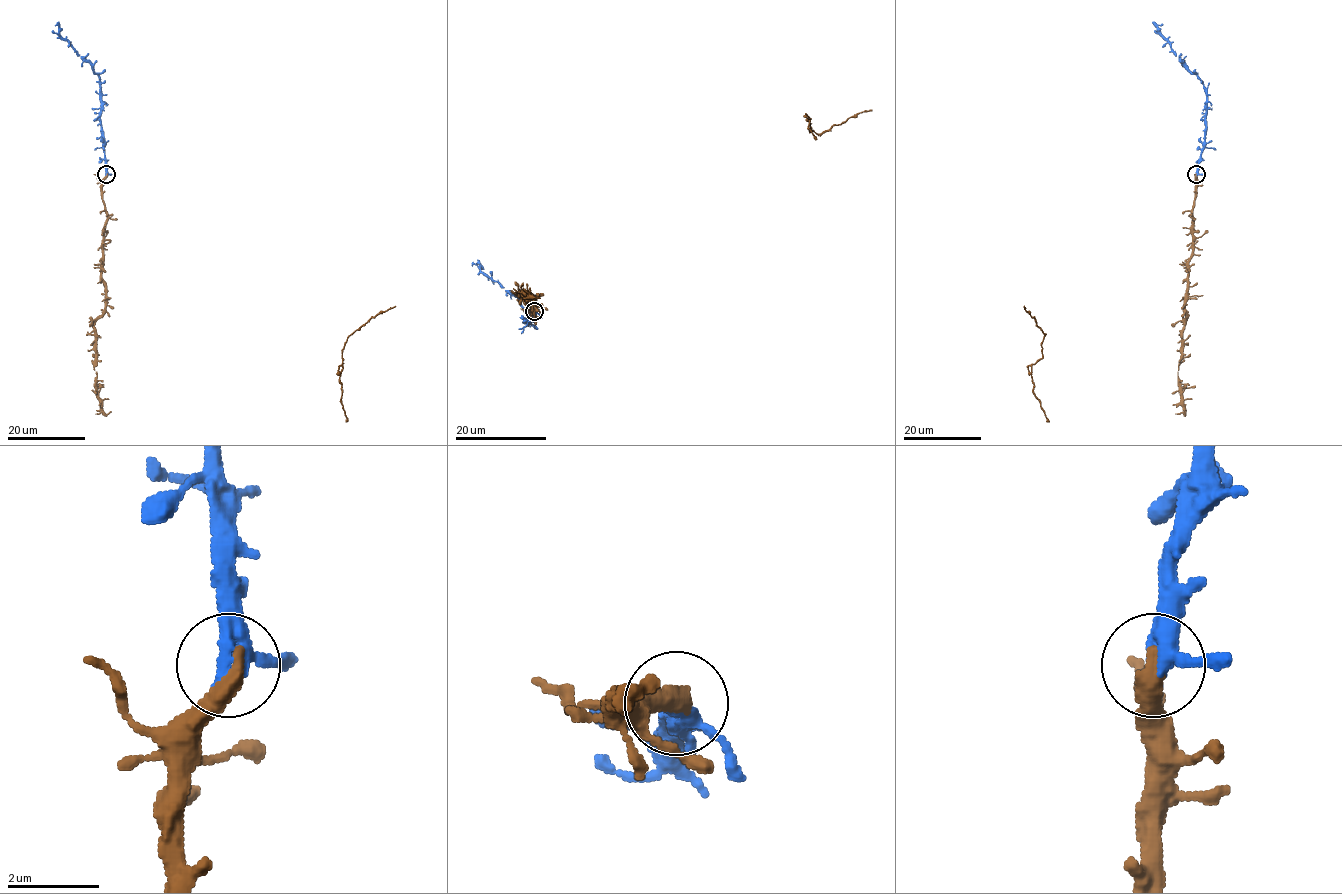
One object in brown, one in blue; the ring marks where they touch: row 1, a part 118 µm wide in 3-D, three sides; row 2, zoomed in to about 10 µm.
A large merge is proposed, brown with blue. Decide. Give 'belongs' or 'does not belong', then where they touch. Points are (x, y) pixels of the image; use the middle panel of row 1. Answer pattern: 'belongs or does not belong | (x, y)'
belongs | (534, 311)

